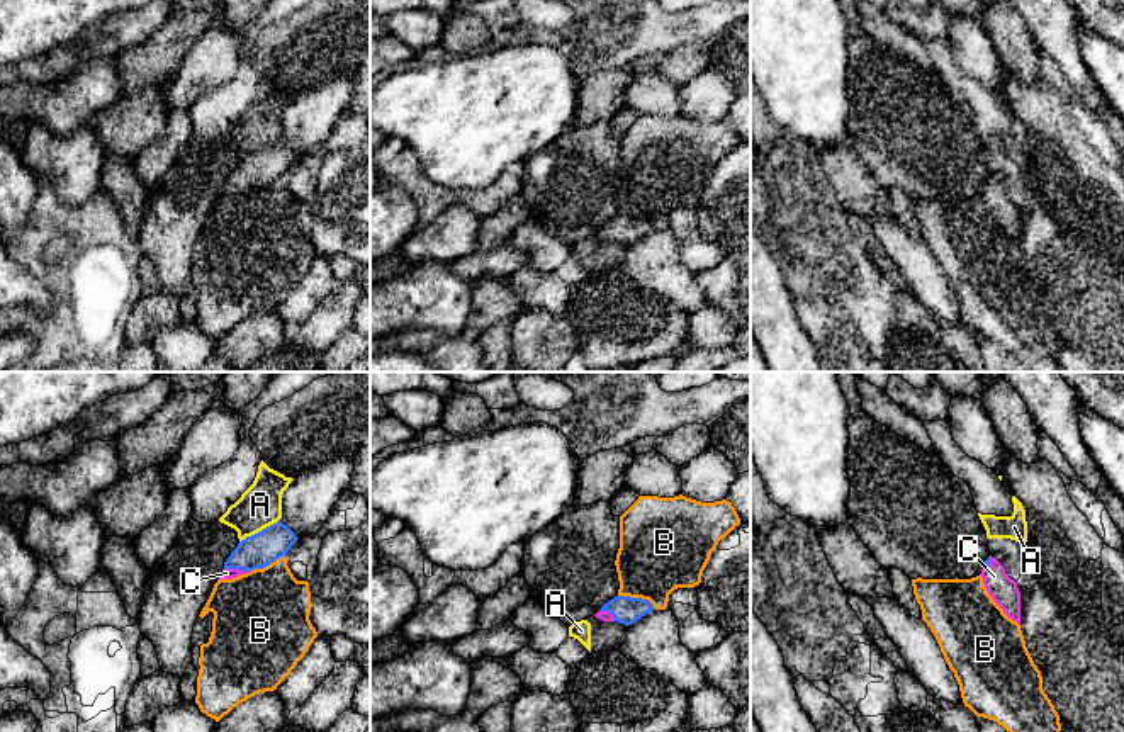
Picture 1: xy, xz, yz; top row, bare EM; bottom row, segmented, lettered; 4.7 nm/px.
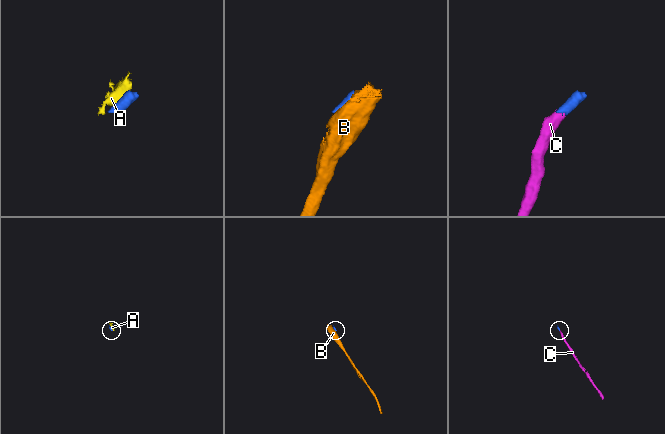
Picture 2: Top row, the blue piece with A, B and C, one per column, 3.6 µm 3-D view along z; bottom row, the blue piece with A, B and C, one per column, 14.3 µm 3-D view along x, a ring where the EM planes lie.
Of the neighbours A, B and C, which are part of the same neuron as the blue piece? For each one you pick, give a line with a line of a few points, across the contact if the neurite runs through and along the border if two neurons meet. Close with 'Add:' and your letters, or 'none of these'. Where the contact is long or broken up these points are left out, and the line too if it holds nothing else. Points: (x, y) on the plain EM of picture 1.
C: Line: xy (258, 170), (252, 172), (236, 187), (226, 192)
Add: C

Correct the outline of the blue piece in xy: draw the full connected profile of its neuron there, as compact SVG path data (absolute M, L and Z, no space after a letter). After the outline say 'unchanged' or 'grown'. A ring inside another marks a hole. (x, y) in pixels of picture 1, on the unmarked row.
M280 139L238 163L224 182L219 199L233 199L255 189L263 189L287 175L297 161L295 153Z; grown

